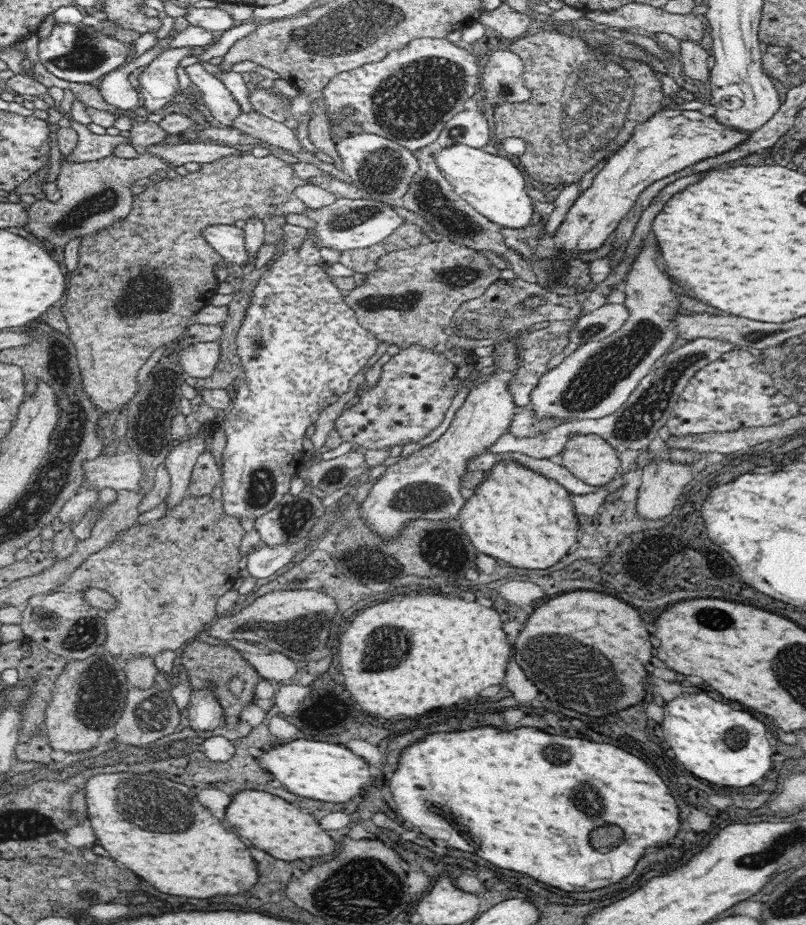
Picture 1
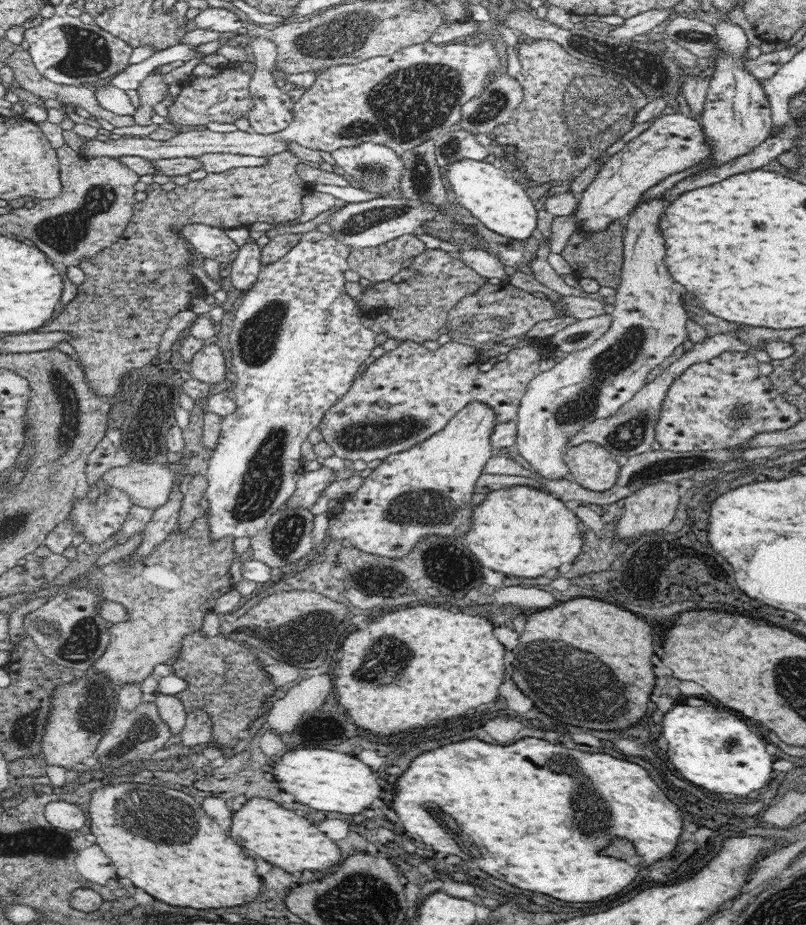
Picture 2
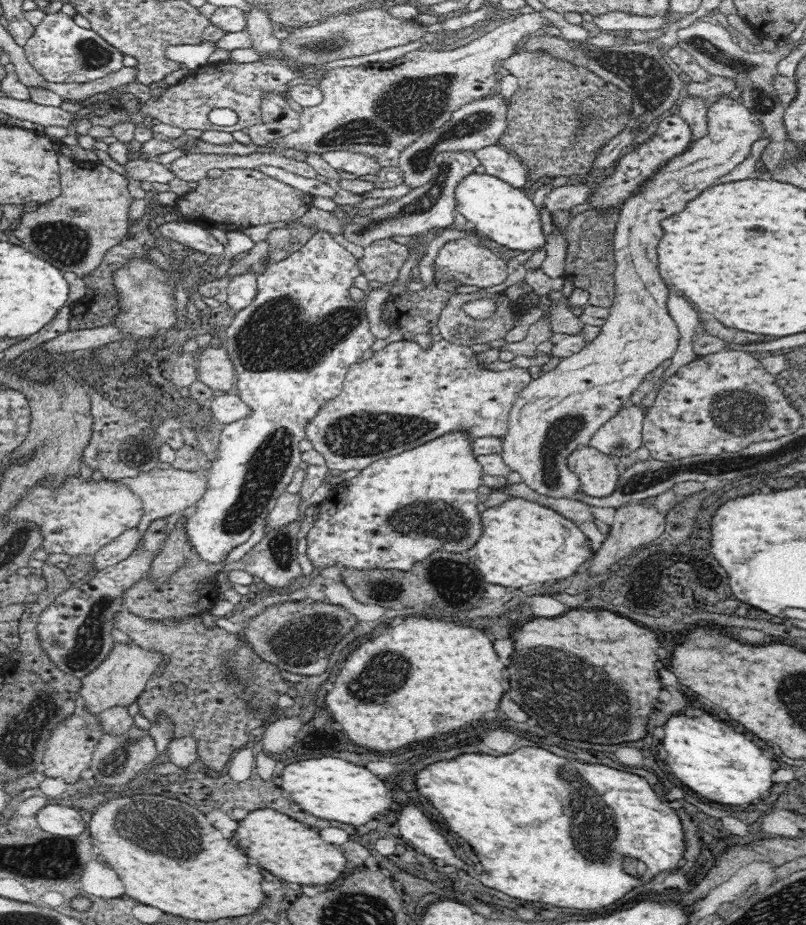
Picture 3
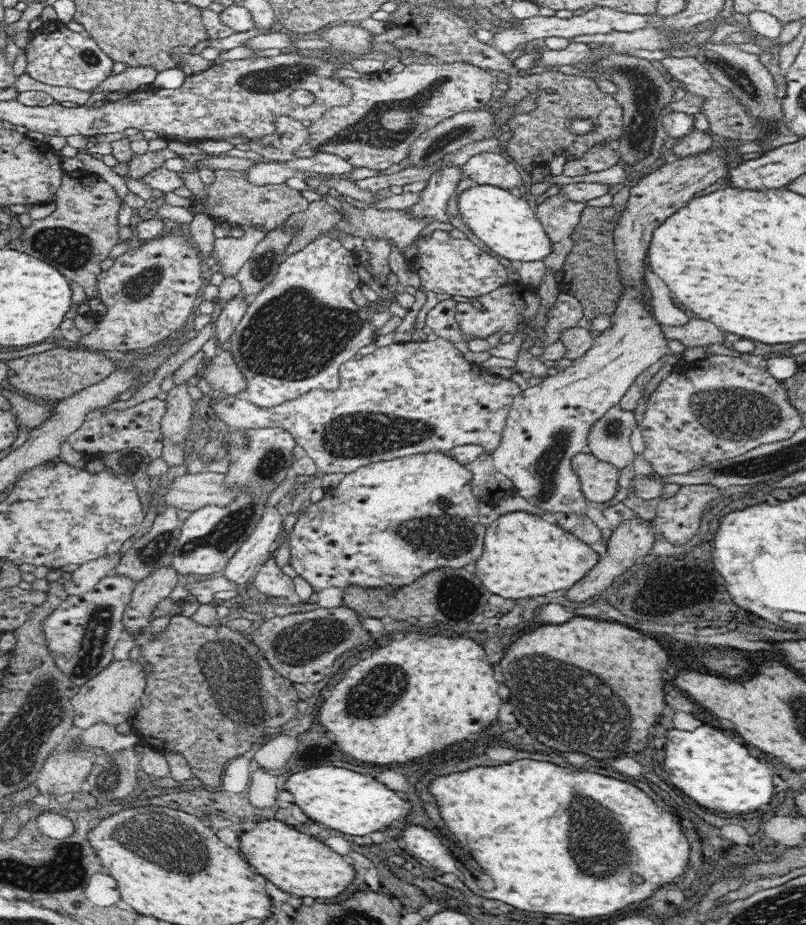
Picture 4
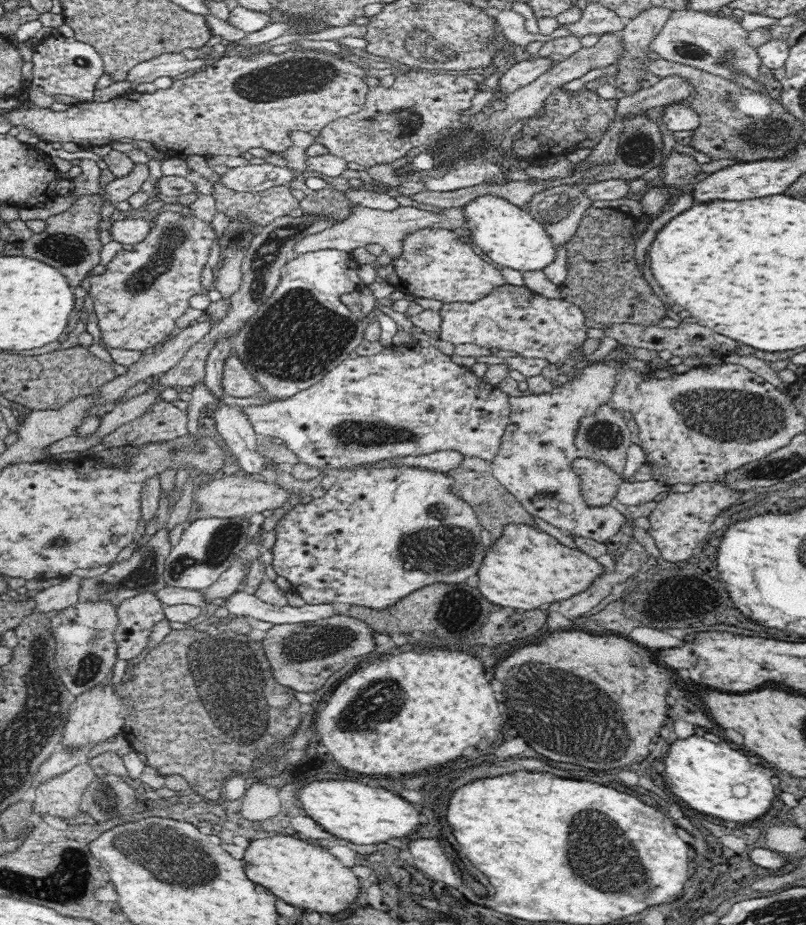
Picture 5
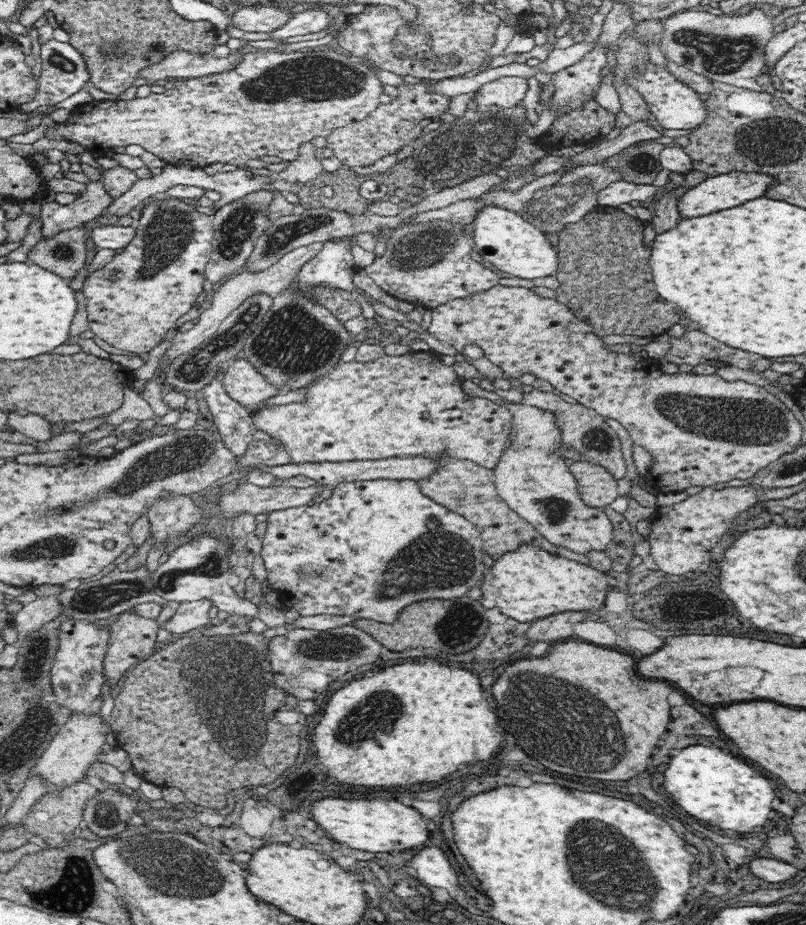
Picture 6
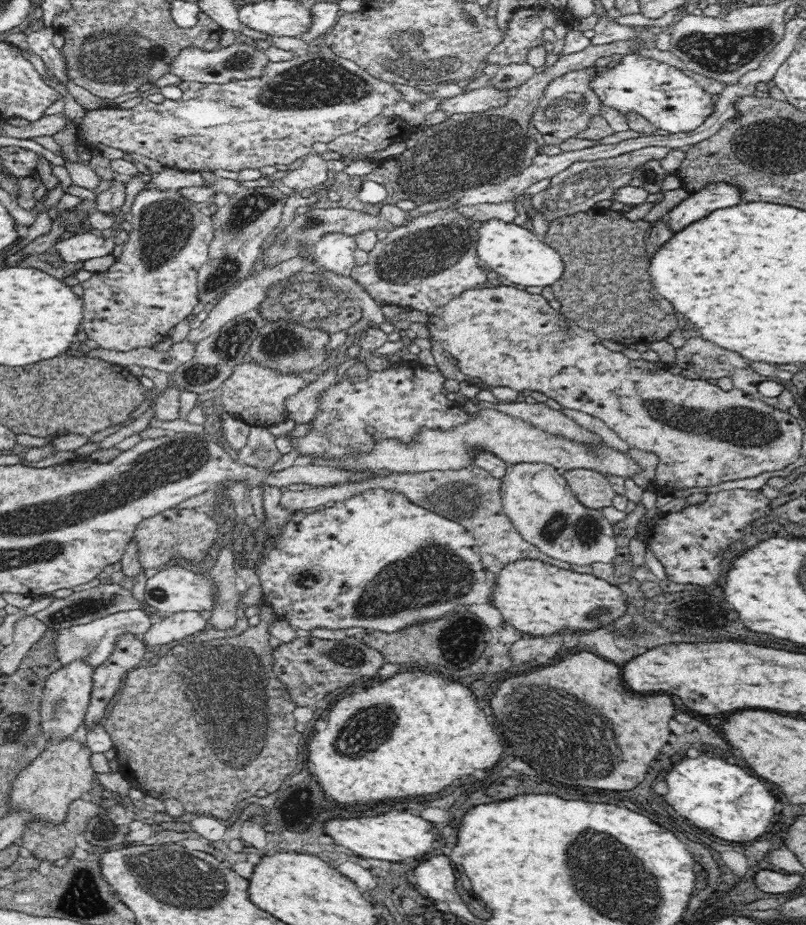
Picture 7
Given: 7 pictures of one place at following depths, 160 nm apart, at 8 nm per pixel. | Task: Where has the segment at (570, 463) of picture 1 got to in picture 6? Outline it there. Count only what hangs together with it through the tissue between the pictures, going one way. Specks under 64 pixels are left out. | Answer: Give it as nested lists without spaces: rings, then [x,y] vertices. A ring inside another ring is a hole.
[[[582,460],[569,464],[569,472],[576,479],[577,491],[586,507],[604,508],[619,498],[617,480],[602,465],[595,465]]]

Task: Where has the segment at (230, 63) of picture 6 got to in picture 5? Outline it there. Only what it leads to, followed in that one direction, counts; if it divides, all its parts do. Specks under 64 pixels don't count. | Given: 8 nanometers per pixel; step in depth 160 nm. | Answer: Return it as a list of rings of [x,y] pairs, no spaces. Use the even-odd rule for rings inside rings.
[[[163,53],[132,67],[127,80],[134,84],[146,84],[163,76],[176,78],[183,72],[200,71],[207,63],[202,56],[189,60],[182,53]]]

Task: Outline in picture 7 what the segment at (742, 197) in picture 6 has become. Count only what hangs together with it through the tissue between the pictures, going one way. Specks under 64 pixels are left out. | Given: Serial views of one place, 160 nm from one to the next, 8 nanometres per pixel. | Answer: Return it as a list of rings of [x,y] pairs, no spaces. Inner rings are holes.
[[[724,182],[707,183],[666,215],[666,226],[676,235],[689,224],[706,218],[711,212],[736,206],[741,202],[740,189],[736,185]]]

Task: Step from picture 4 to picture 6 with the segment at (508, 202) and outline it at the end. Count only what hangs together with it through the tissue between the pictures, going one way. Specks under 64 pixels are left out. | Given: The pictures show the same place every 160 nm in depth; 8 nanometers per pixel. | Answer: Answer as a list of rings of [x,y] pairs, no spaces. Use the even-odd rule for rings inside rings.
[[[494,205],[484,207],[473,223],[474,250],[498,270],[528,280],[554,276],[560,272],[557,250],[536,223],[522,219],[514,211]]]

